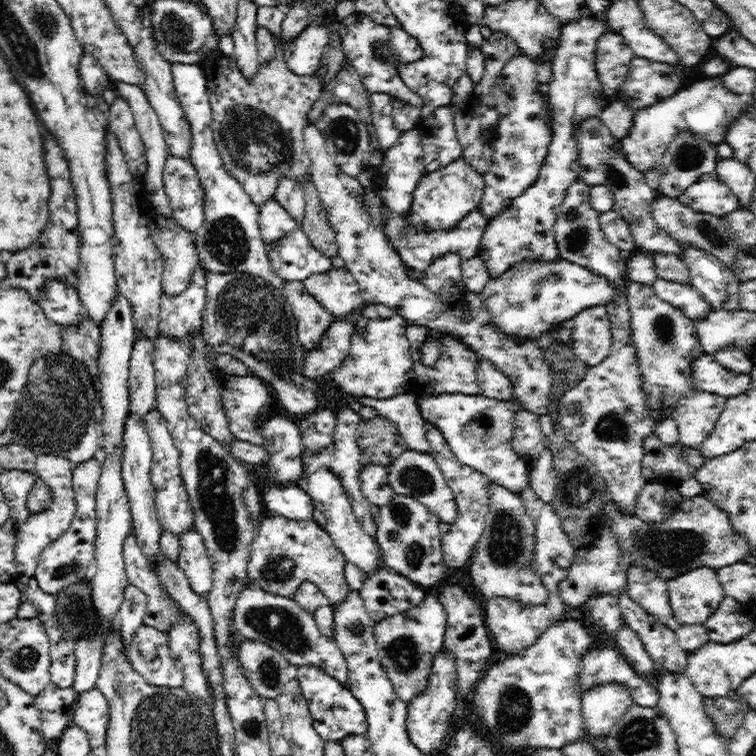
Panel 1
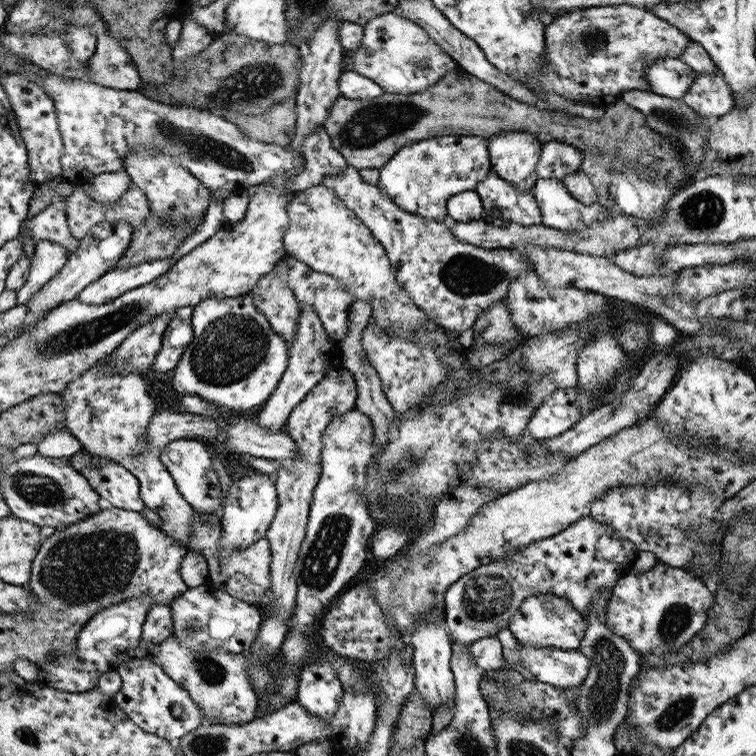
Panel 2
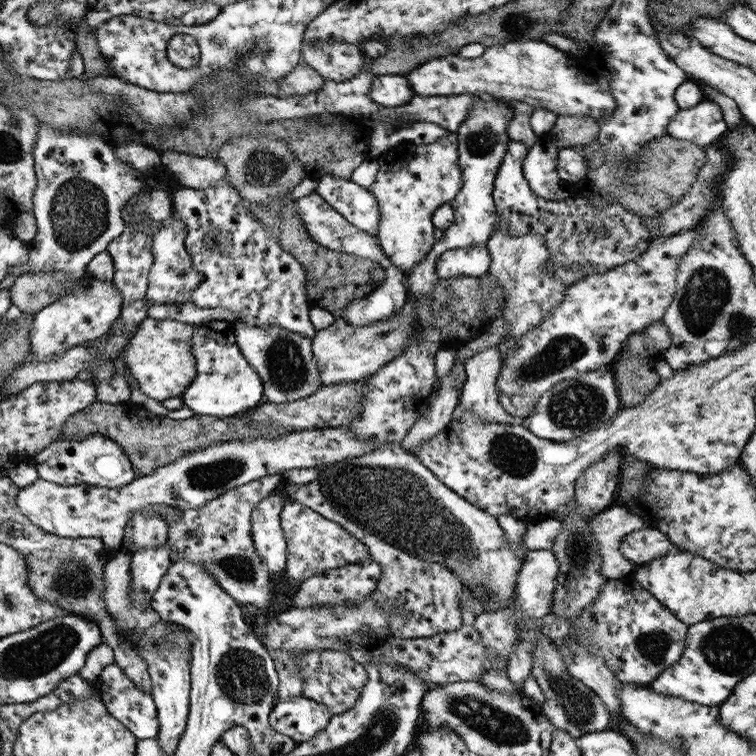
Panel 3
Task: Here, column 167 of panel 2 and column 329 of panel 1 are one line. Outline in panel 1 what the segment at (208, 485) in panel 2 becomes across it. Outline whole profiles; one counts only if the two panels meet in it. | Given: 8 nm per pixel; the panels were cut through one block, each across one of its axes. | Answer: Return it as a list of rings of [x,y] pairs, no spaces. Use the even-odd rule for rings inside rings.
[[[347,405],[340,408],[340,410],[336,412],[336,415],[336,436],[334,437],[333,444],[330,444],[330,447],[326,448],[324,452],[318,452],[318,455],[315,456],[311,456],[309,452],[305,452],[304,450],[302,454],[300,454],[302,461],[304,461],[304,476],[313,473],[315,470],[323,469],[324,467],[326,467],[328,471],[332,471],[334,474],[338,475],[340,480],[342,480],[342,485],[344,485],[344,491],[346,491],[346,495],[348,495],[348,499],[350,499],[350,505],[352,505],[352,511],[354,511],[356,520],[360,523],[362,530],[374,539],[374,536],[376,536],[376,522],[372,519],[372,512],[370,511],[372,504],[364,497],[359,483],[359,460],[362,451],[356,443],[355,434],[358,423],[362,420],[362,417]]]

